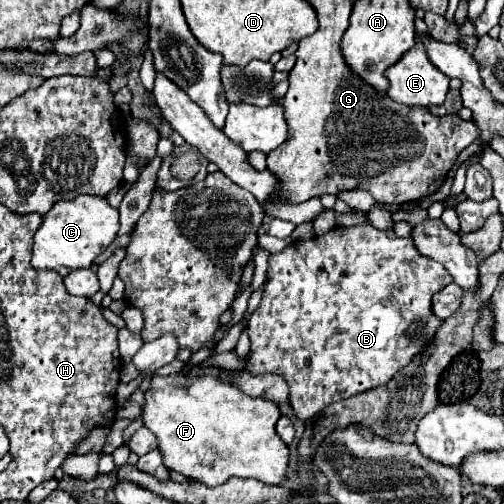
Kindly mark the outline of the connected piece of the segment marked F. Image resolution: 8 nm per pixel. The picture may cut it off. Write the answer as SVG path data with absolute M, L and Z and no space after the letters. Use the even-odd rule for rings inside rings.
M178 373L170 377L154 377L150 389L144 393L142 421L144 427L156 435L164 465L170 471L178 471L188 479L198 479L208 487L216 487L230 477L252 477L266 485L278 485L286 479L288 447L274 429L278 419L280 411L276 403L262 397L248 397L238 387L222 383L212 375L196 379ZM222 391L226 391L228 399L224 415Z

